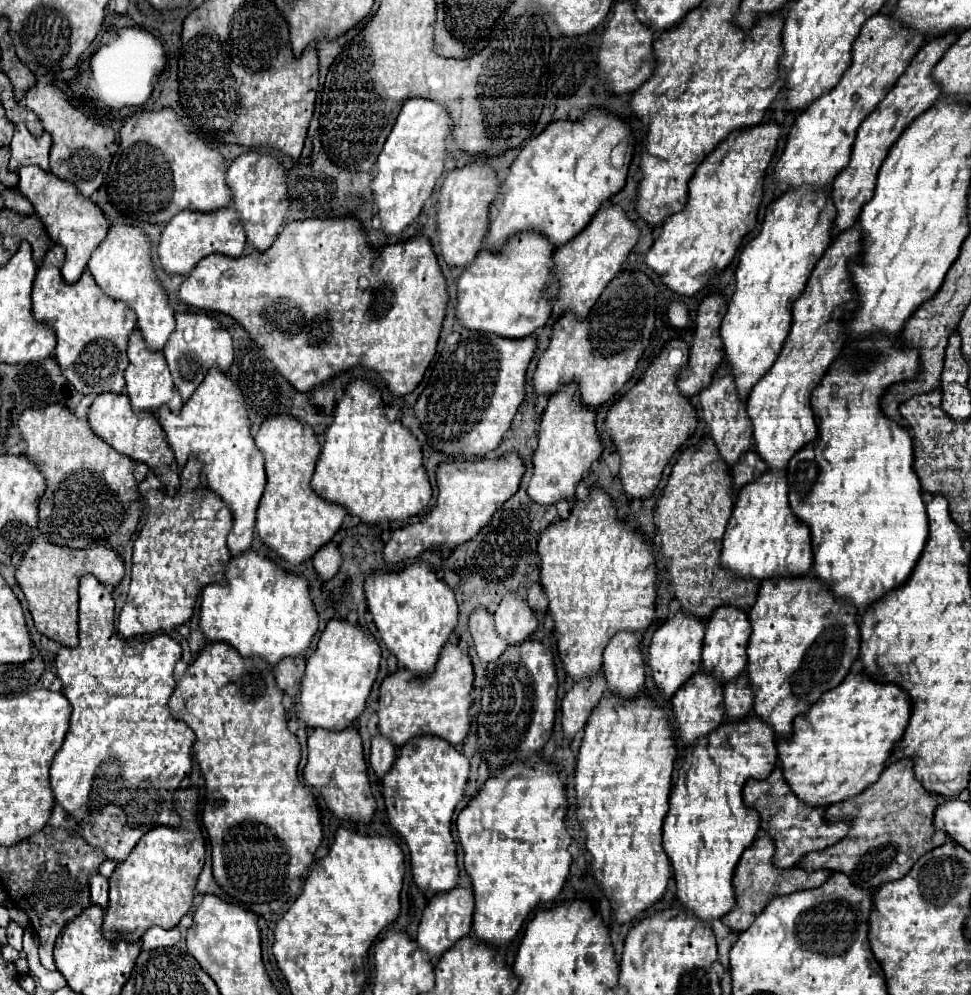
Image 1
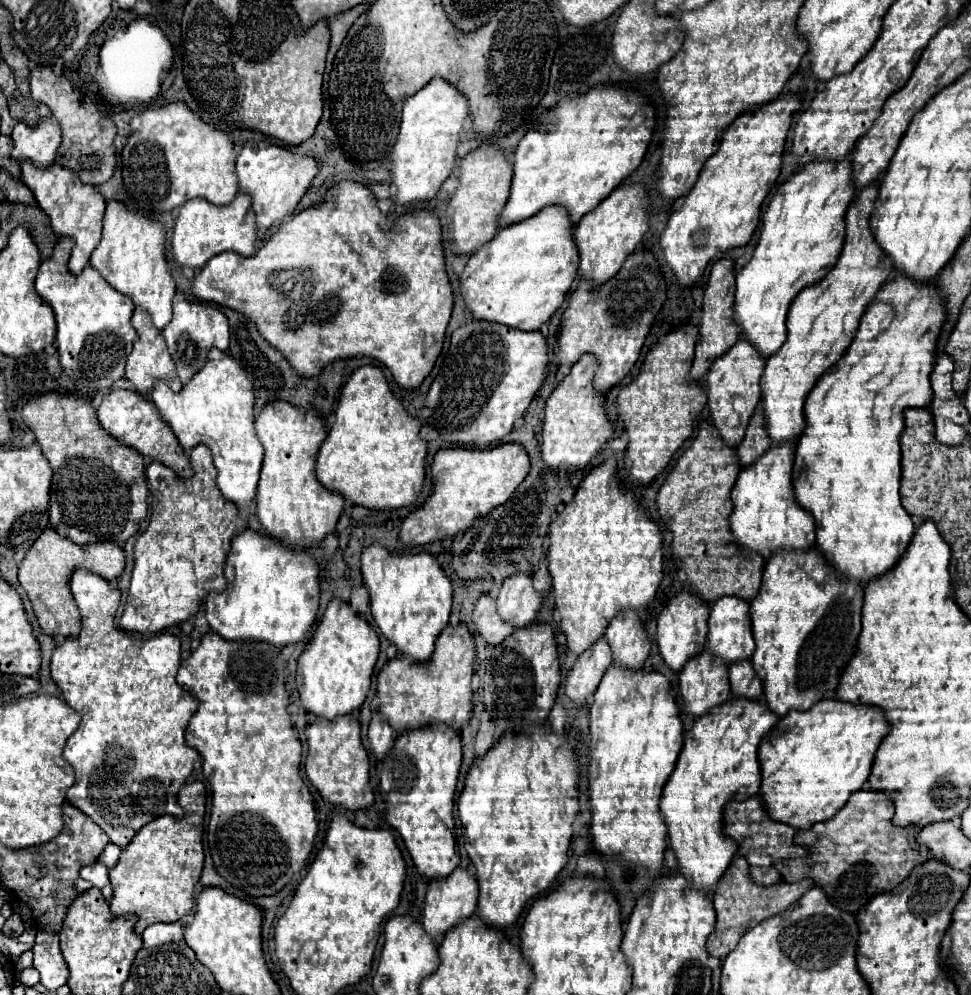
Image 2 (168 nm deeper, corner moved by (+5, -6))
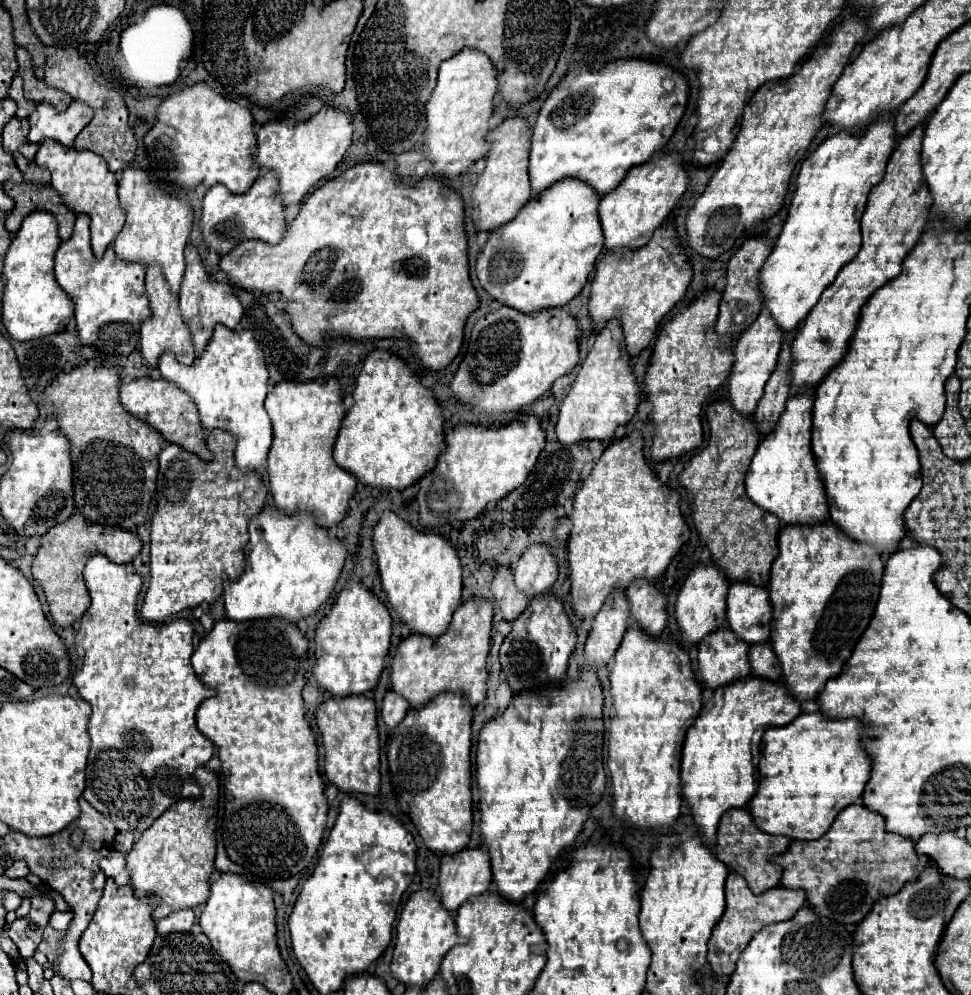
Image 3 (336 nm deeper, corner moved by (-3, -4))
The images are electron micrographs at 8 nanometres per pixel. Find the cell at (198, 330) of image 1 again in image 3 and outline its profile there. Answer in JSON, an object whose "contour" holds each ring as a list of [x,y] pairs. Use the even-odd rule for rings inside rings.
{"contour":[[[190,244],[186,246],[186,274],[184,274],[182,288],[180,288],[180,314],[182,314],[182,320],[190,328],[196,358],[206,350],[206,346],[212,338],[214,326],[222,324],[222,326],[234,330],[242,318],[242,306],[234,294],[234,288],[228,282],[216,282],[214,278],[210,278],[206,274],[206,268],[202,264],[198,250]]]}

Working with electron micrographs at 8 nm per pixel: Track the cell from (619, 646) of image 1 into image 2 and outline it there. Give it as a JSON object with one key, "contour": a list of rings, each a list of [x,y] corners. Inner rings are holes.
{"contour":[[[620,612],[620,616],[608,624],[604,636],[608,638],[608,644],[614,652],[616,664],[634,670],[642,668],[650,654],[650,640],[636,612]]]}

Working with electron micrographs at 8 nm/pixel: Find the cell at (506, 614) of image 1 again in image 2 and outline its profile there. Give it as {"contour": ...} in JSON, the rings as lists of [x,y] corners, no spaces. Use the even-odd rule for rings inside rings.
{"contour":[[[508,576],[498,592],[498,612],[514,628],[530,626],[542,604],[542,594],[534,590],[532,576]]]}

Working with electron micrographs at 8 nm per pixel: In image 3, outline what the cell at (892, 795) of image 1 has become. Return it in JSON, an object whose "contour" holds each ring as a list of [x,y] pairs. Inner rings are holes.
{"contour":[[[852,804],[844,808],[828,834],[824,834],[818,840],[792,840],[786,854],[780,854],[772,858],[772,862],[780,864],[784,874],[780,884],[786,888],[802,888],[806,890],[808,904],[822,916],[836,918],[844,924],[858,924],[870,910],[872,904],[882,896],[896,894],[906,882],[916,880],[920,872],[930,864],[930,858],[916,852],[916,842],[910,838],[904,838],[900,834],[888,832],[884,826],[884,818],[878,812],[868,810],[864,804]]]}

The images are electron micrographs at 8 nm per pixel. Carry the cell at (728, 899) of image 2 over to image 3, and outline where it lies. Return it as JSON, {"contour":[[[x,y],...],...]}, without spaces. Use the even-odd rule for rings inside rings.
{"contour":[[[730,872],[726,878],[726,912],[716,924],[708,944],[708,962],[712,964],[714,974],[716,976],[732,974],[740,952],[748,946],[748,942],[758,930],[762,930],[768,924],[792,918],[804,904],[806,904],[804,890],[790,890],[784,886],[776,886],[772,890],[766,890],[764,894],[752,894],[746,880],[740,874]]]}

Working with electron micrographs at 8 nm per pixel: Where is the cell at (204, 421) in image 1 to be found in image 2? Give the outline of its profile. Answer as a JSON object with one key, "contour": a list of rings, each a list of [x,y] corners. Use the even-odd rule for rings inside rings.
{"contour":[[[212,348],[204,368],[196,378],[184,384],[180,392],[172,392],[168,384],[156,384],[156,388],[152,388],[152,400],[184,450],[192,450],[192,446],[198,444],[206,444],[212,450],[220,492],[226,500],[234,502],[240,508],[240,516],[248,520],[256,496],[264,448],[256,438],[254,428],[254,388],[240,360],[228,352]]]}

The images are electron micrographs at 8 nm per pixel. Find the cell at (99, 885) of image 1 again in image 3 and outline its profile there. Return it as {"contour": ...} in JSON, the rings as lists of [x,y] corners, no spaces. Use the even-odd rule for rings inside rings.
{"contour":[[[110,852],[102,862],[100,862],[100,868],[104,870],[104,874],[108,876],[108,878],[112,878],[116,884],[128,884],[130,882],[130,878],[128,878],[128,872],[126,872],[126,868],[124,868],[124,854],[120,854],[120,852]]]}

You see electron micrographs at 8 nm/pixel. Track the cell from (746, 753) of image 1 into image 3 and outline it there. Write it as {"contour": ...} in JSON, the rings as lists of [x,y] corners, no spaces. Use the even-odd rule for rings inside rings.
{"contour":[[[746,676],[736,686],[716,690],[706,708],[690,726],[682,752],[682,800],[686,802],[698,838],[714,848],[722,814],[730,808],[744,808],[758,790],[758,758],[762,734],[772,726],[786,726],[800,714],[800,704],[788,698],[778,682]]]}

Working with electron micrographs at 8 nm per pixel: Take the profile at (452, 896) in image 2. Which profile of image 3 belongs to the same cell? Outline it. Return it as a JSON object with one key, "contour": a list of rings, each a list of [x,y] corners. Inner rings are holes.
{"contour":[[[462,850],[456,856],[444,856],[440,864],[438,890],[442,906],[456,914],[456,910],[470,898],[490,890],[490,858],[484,850]]]}

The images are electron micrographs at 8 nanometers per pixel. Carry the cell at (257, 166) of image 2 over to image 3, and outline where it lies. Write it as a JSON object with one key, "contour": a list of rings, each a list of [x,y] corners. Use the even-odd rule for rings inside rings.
{"contour":[[[316,96],[302,100],[284,120],[268,122],[256,134],[256,162],[262,170],[274,172],[280,182],[280,200],[282,204],[298,204],[306,198],[306,194],[324,180],[338,162],[344,158],[350,142],[352,142],[352,124],[348,122],[348,114],[344,110],[334,110],[326,106]]]}

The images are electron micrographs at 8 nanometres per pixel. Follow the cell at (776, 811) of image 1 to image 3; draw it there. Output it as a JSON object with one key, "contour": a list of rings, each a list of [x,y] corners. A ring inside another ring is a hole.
{"contour":[[[732,808],[732,810],[724,812],[724,816],[720,820],[720,826],[718,826],[716,846],[718,846],[718,850],[716,850],[718,860],[722,860],[734,872],[744,876],[748,886],[750,886],[750,890],[754,894],[762,894],[764,890],[774,888],[774,886],[780,884],[782,868],[776,866],[776,864],[770,864],[768,860],[770,860],[770,856],[778,856],[778,854],[786,852],[788,846],[790,846],[790,838],[786,838],[786,836],[772,836],[772,834],[762,832],[754,824],[754,818],[752,818],[748,808]]]}

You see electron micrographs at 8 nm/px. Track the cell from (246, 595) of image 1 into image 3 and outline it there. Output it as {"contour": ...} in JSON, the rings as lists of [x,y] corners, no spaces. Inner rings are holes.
{"contour":[[[266,508],[264,512],[256,514],[250,520],[248,534],[250,542],[244,550],[244,574],[234,584],[230,584],[228,592],[224,594],[224,608],[228,620],[248,622],[260,618],[280,618],[290,624],[296,624],[298,620],[316,614],[320,604],[328,600],[338,582],[346,556],[344,544],[336,538],[330,538],[326,530],[320,530],[320,526],[316,526],[312,518],[308,518],[308,514],[304,514],[304,518],[284,518],[284,514],[276,514],[276,508]]]}

